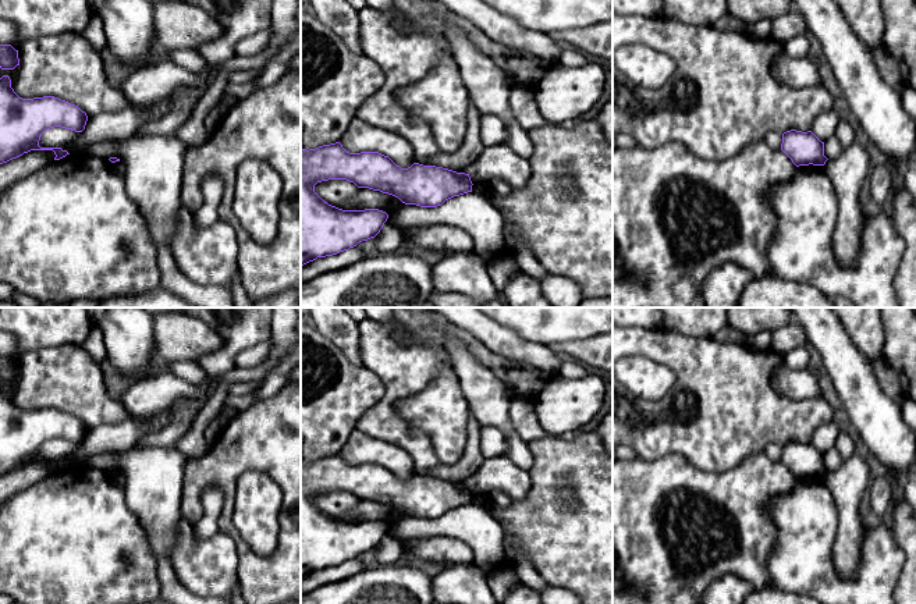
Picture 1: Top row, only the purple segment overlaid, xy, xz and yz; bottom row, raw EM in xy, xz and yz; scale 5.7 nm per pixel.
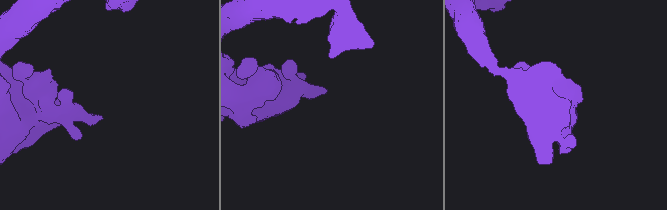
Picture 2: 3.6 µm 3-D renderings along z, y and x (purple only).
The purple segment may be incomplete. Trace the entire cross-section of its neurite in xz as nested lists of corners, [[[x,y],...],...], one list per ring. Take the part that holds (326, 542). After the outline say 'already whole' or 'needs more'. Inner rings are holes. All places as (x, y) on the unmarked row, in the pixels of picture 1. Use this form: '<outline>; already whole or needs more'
[[[340,454],[323,456],[309,462],[301,461],[301,578],[313,573],[317,569],[333,568],[348,562],[362,553],[374,550],[388,530],[388,526],[379,520],[342,522],[329,516],[315,504],[315,497],[317,494],[329,491],[347,491],[354,494],[358,500],[380,502],[398,509],[405,516],[416,516],[420,519],[441,518],[445,512],[454,508],[472,504],[473,497],[469,486],[465,484],[457,484],[436,477],[423,477],[419,475],[413,475],[408,480],[401,480],[388,468],[384,468],[379,463],[349,465]]]; already whole

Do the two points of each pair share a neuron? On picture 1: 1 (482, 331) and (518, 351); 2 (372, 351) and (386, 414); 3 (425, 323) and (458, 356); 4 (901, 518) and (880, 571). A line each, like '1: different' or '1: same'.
1: same
2: same
3: different
4: different

